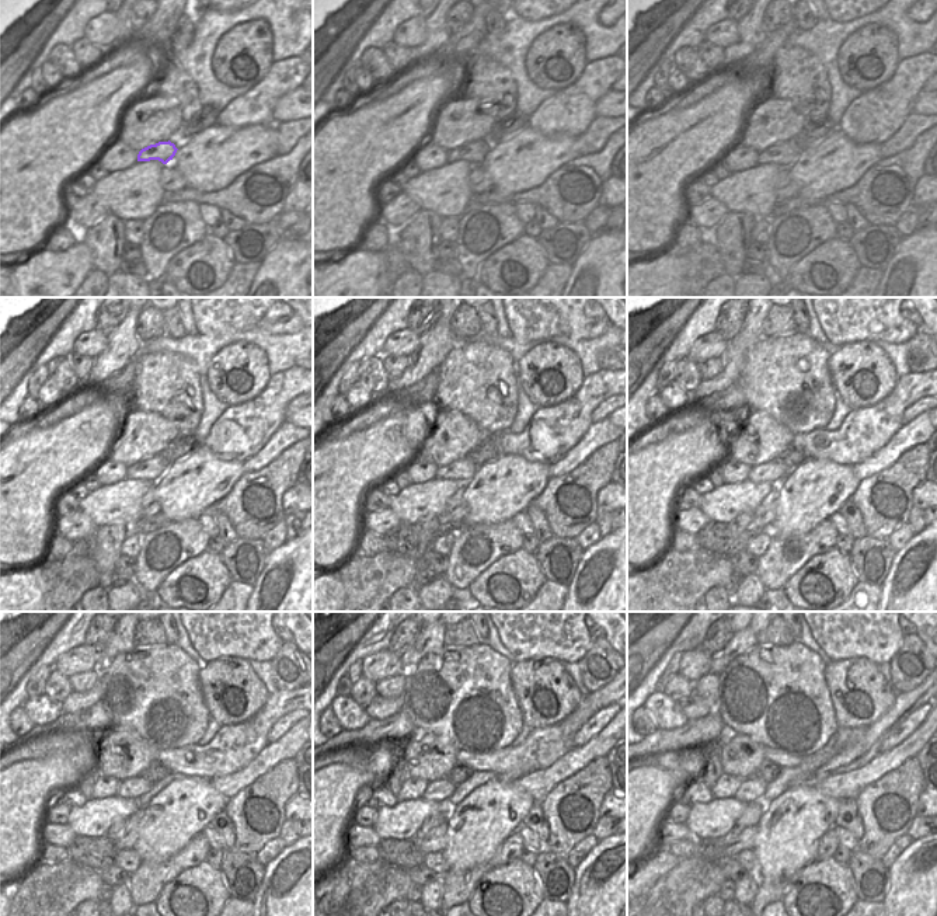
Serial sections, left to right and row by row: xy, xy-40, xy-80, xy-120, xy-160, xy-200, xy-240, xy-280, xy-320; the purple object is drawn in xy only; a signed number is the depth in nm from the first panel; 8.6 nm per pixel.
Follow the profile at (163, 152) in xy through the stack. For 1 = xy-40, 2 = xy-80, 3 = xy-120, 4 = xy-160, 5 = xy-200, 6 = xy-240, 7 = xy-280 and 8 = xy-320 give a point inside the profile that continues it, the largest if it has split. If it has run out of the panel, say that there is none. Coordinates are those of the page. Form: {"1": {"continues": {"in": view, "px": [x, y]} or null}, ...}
{"1": {"continues": {"in": "xy-40", "px": [474, 153]}}, "2": {"continues": {"in": "xy-80", "px": [784, 155]}}, "3": {"continues": {"in": "xy-120", "px": [152, 469]}}, "4": {"continues": {"in": "xy-160", "px": [460, 470]}}, "5": {"continues": {"in": "xy-200", "px": [769, 472]}}, "6": {"continues": {"in": "xy-240", "px": [133, 787]}}, "7": {"continues": {"in": "xy-280", "px": [441, 790]}}, "8": {"continues": {"in": "xy-320", "px": [751, 790]}}}

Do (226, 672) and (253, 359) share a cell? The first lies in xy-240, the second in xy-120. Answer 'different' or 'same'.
same

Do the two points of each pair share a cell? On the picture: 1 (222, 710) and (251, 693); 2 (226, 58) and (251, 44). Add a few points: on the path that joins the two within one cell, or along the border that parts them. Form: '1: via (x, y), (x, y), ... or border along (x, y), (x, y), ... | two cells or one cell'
1: via (232, 716), (239, 717), (248, 703) | one cell
2: via (232, 58), (246, 48) | one cell

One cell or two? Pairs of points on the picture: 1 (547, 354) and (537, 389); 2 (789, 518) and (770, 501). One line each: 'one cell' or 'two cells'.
1: one cell
2: two cells

